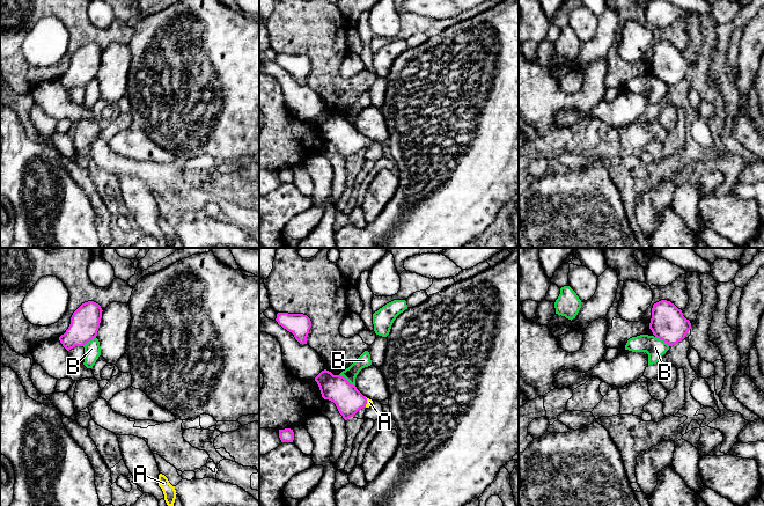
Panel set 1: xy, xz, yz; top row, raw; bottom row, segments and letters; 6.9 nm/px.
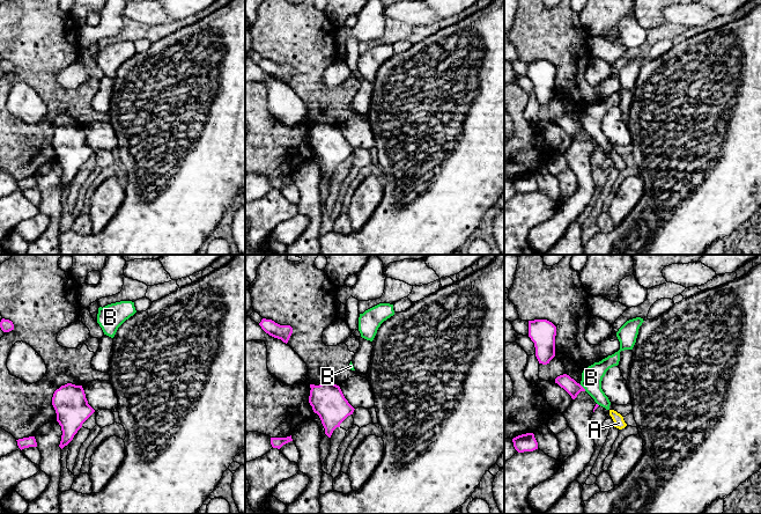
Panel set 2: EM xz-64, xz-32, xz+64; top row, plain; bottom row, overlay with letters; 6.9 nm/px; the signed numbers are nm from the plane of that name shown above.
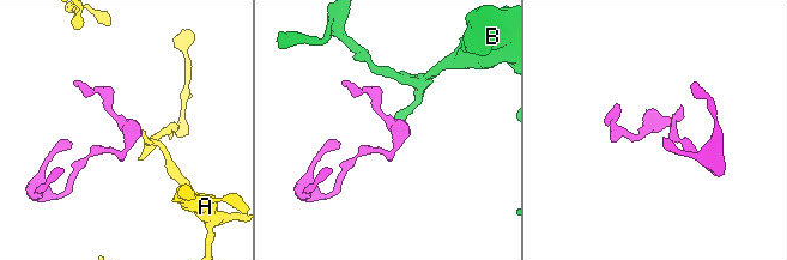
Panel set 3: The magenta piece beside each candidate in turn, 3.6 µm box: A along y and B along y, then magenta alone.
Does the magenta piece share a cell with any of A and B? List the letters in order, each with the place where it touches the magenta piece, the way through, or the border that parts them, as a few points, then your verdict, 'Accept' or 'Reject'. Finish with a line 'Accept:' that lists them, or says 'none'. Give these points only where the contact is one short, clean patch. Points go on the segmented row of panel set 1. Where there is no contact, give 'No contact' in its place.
A: Touches magenta at xz (366, 402). Path across: xz (347, 398), (350, 401), (366, 402), (369, 402). Accept
B: Touches magenta at xz (346, 380). Boundary: xz (339, 374), (354, 386). Reject
Accept: A

